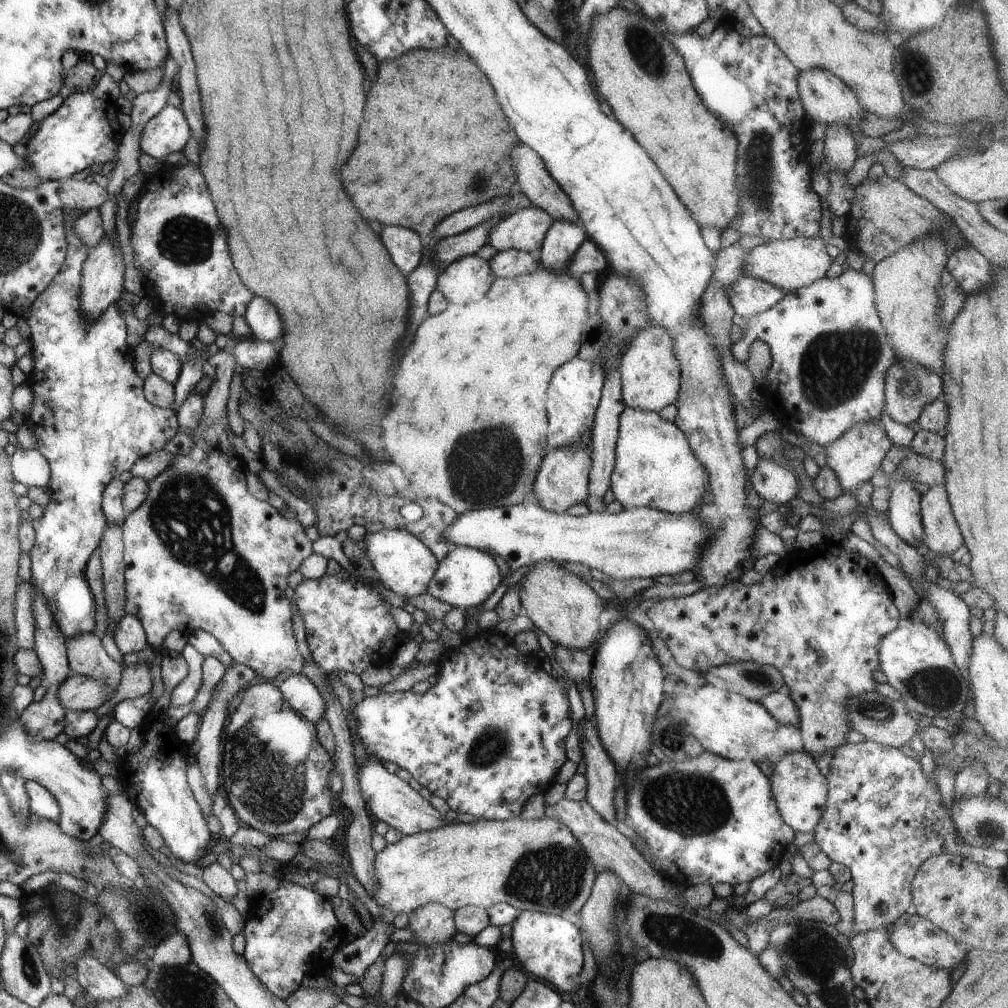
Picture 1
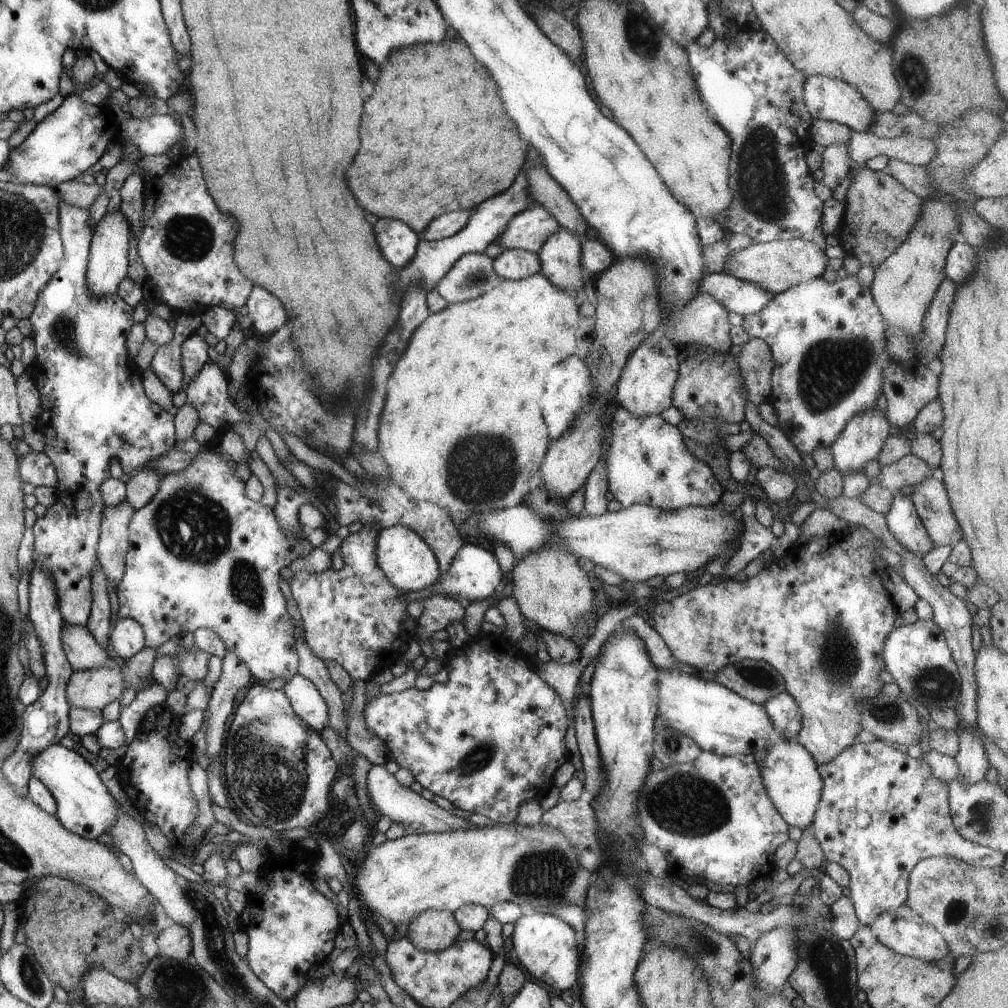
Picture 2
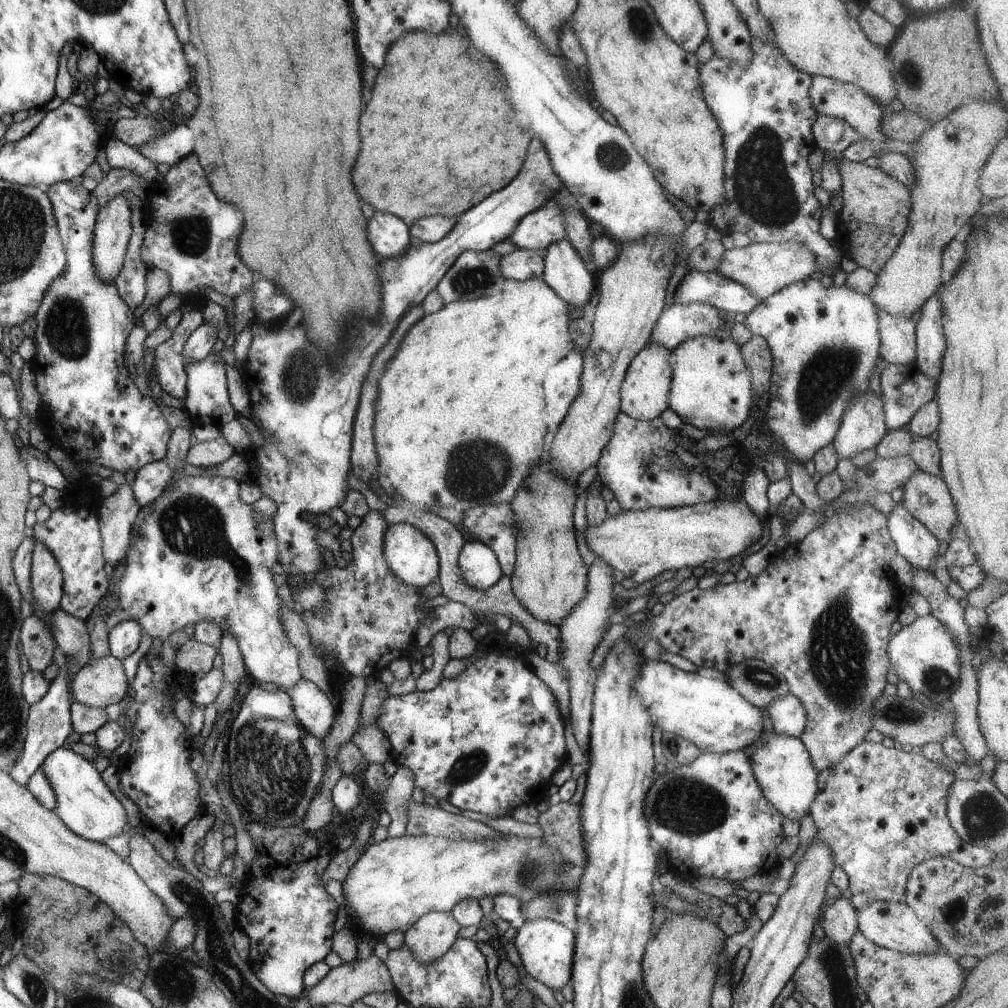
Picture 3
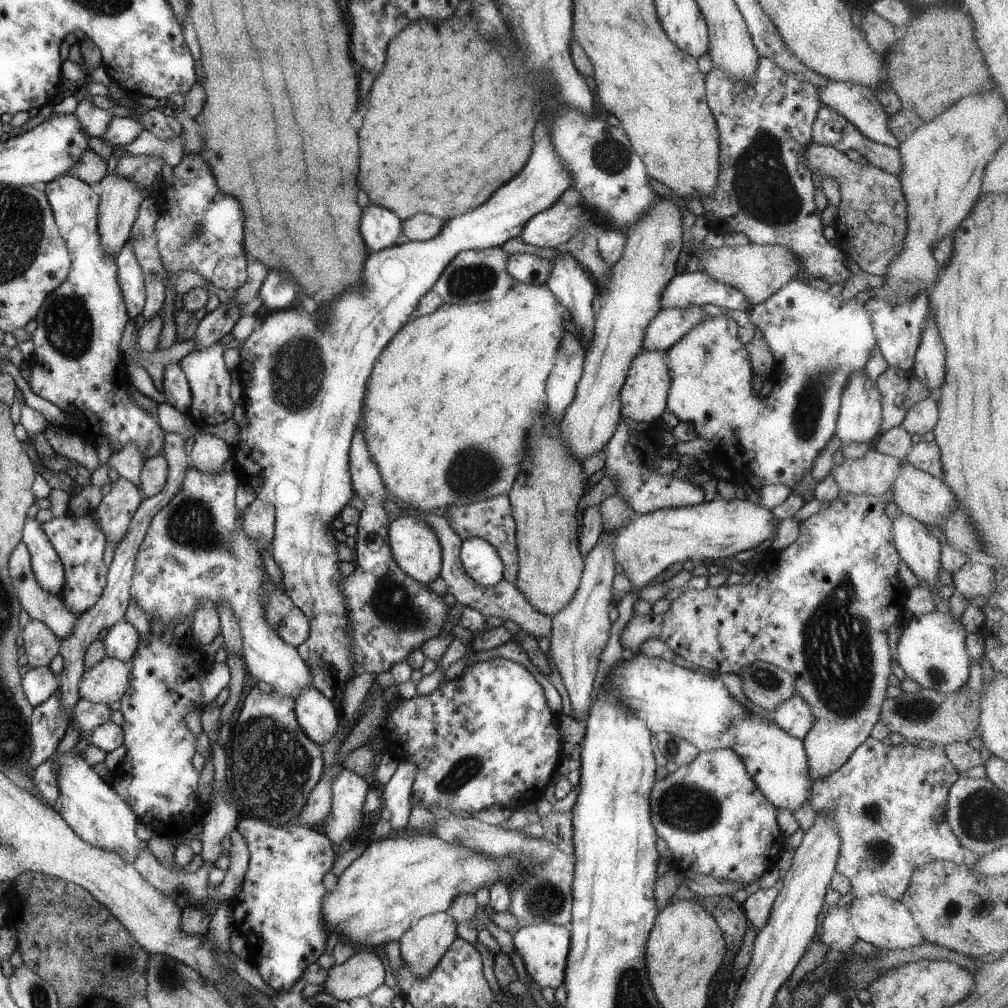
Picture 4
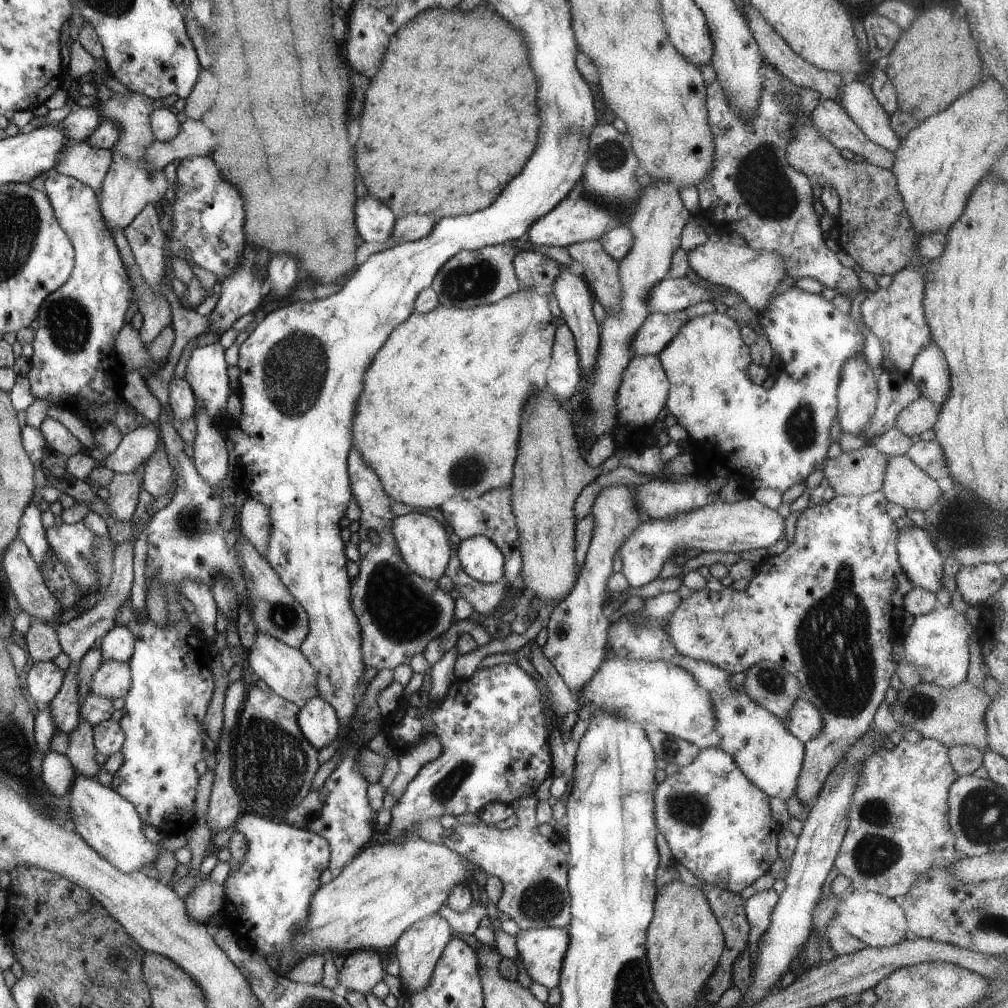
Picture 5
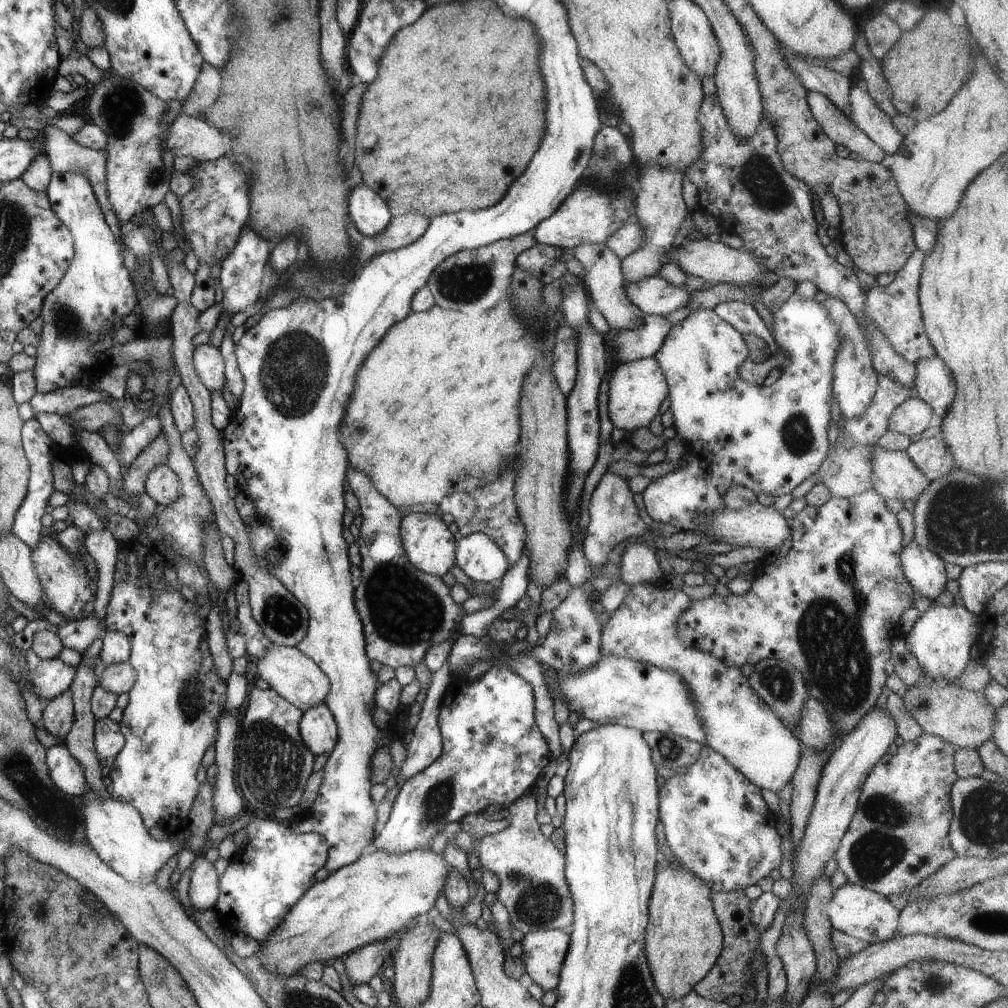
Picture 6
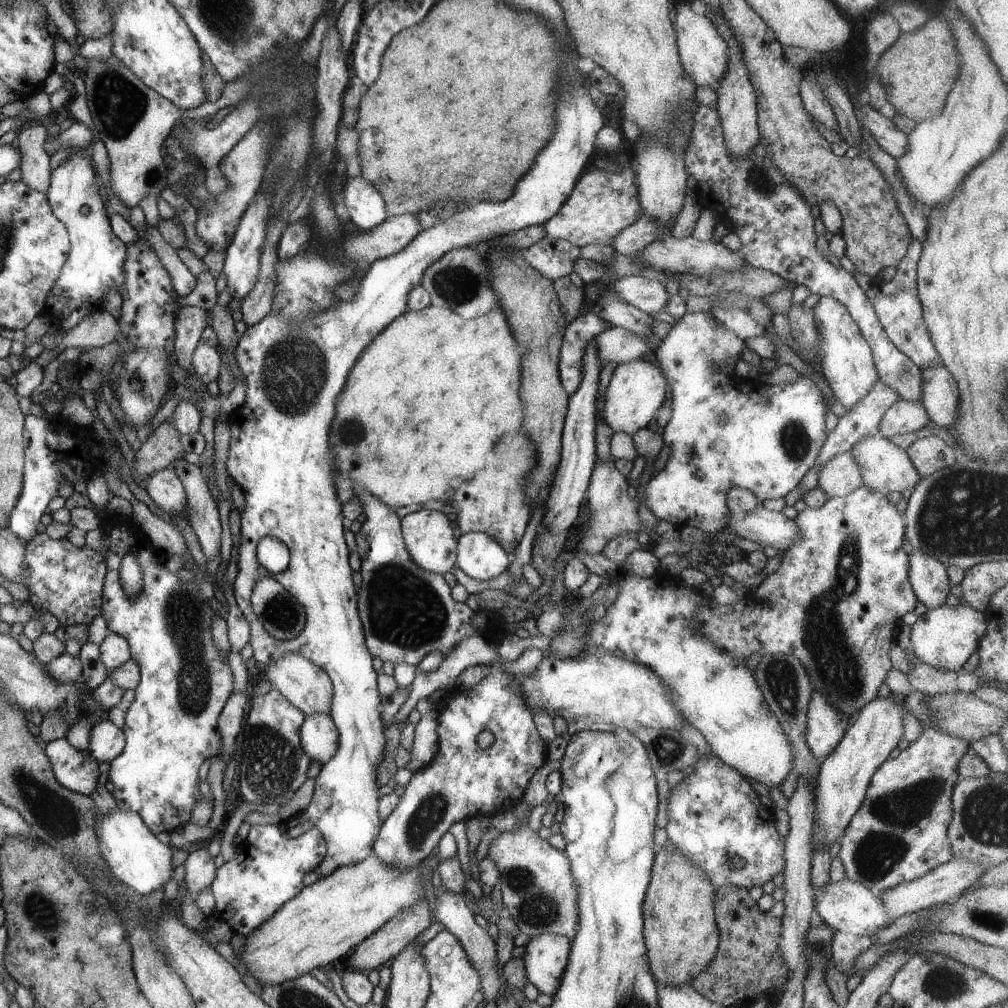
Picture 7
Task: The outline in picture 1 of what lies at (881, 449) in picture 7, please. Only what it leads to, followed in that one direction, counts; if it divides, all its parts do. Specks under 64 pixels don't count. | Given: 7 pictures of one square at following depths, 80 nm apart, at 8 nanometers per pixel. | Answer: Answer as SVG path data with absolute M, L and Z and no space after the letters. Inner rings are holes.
M943 484L930 487L921 494L923 543L935 554L951 555L964 545L964 538L953 515L947 490Z

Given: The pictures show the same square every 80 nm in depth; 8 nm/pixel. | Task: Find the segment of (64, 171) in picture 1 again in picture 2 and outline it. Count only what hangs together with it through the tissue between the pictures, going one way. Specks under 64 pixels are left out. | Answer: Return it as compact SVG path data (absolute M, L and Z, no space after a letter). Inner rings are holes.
M72 93L64 98L62 104L40 121L34 130L17 148L11 150L10 156L3 168L14 178L24 183L46 185L56 188L60 183L74 180L80 174L89 171L104 154L106 146L121 141L122 130L108 106L96 106L83 102L80 96Z

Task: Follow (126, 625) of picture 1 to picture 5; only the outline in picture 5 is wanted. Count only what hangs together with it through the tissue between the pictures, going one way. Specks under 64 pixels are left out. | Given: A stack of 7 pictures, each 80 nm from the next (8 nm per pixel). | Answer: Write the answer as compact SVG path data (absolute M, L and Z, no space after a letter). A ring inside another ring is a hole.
M115 625L103 636L100 652L104 661L128 663L135 652L135 635L124 625Z

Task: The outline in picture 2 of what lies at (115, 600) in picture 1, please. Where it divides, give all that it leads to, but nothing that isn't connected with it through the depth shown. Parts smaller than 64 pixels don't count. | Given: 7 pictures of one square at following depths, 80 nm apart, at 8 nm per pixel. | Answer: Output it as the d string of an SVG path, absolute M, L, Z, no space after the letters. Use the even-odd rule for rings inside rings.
M126 499L116 506L106 507L99 538L99 566L116 585L125 571L125 556L129 549L130 524L136 508Z

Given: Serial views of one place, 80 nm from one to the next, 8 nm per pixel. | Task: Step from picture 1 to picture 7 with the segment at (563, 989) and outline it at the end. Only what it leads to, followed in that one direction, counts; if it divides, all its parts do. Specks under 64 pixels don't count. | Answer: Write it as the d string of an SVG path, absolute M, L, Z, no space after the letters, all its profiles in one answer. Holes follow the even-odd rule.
M538 934L530 937L530 942L524 948L527 981L541 994L554 997L568 964L571 941L558 934Z

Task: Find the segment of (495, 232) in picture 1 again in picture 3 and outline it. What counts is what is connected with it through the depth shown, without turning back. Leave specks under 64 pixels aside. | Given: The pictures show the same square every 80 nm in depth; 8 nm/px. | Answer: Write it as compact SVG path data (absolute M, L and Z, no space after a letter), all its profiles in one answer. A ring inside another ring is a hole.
M554 199L548 201L542 208L524 216L509 238L520 249L546 252L552 243L567 238L561 206Z

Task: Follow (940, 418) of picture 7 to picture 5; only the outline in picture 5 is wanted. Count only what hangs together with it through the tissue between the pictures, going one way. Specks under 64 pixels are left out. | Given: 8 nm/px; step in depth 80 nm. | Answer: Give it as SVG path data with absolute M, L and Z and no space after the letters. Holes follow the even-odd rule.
M931 340L918 353L908 374L911 381L918 385L922 397L926 397L938 408L947 401L950 394L949 366L934 341Z

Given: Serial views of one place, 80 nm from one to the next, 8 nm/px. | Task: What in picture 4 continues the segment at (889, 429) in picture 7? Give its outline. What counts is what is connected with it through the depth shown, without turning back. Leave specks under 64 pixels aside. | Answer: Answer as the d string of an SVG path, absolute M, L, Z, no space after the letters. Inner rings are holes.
M935 397L917 402L911 406L902 421L901 427L911 435L923 436L936 426L939 419L939 408Z

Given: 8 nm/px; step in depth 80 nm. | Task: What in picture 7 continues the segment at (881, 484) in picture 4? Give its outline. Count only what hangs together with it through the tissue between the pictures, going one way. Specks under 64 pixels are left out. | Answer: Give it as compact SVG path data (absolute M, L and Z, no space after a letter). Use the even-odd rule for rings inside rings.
M844 452L830 458L820 468L818 485L830 497L844 497L864 486L864 478L860 466L852 452Z

